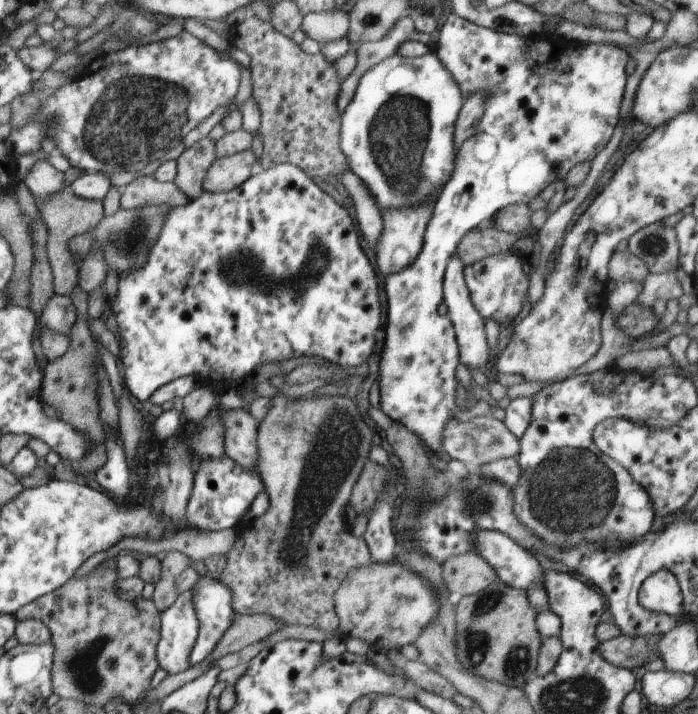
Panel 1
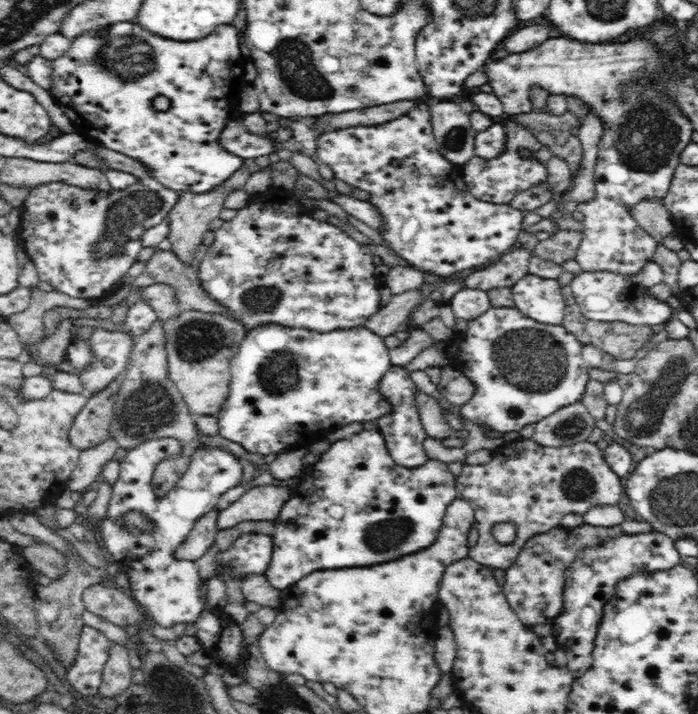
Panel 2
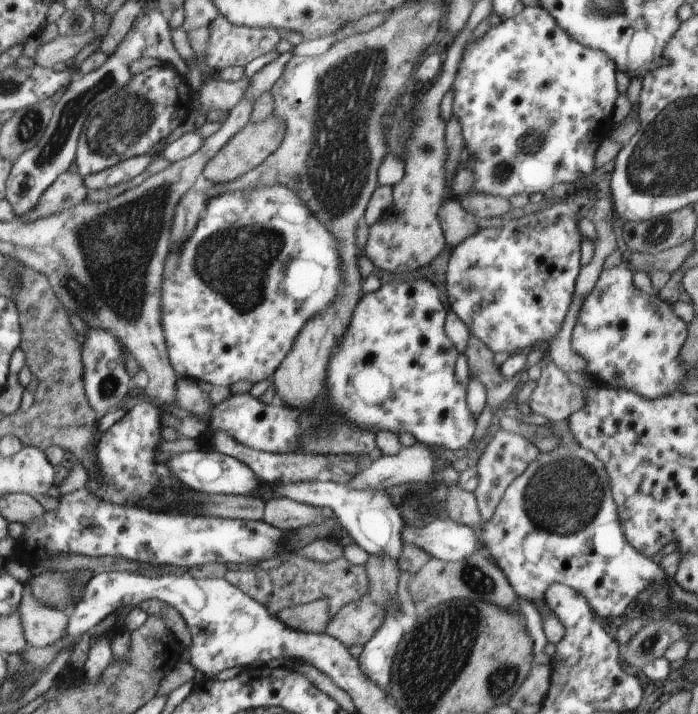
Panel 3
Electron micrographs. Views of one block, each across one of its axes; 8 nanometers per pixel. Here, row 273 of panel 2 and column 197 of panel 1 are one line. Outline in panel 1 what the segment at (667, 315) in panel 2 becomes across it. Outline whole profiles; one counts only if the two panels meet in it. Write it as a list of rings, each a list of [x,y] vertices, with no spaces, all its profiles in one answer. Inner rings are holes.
[[[208,574],[199,579],[190,589],[194,596],[194,610],[200,622],[200,632],[190,653],[192,665],[202,664],[216,644],[222,640],[226,630],[232,626],[236,612],[232,606],[232,588],[222,580]]]

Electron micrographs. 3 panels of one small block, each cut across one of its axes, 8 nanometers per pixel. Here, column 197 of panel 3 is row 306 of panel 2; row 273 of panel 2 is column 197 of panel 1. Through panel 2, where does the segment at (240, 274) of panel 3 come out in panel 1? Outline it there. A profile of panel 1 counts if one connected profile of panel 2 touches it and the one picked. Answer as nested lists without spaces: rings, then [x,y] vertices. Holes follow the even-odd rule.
[[[290,163],[273,166],[257,175],[252,174],[244,184],[230,192],[216,194],[203,192],[185,205],[174,207],[164,220],[156,244],[148,252],[148,262],[142,268],[134,268],[130,274],[120,276],[118,279],[118,293],[112,308],[118,323],[118,334],[122,338],[118,361],[125,388],[140,402],[149,400],[160,386],[182,376],[200,376],[209,386],[215,386],[221,391],[237,392],[244,386],[244,382],[252,378],[254,370],[264,362],[281,362],[302,356],[317,356],[344,368],[355,366],[364,370],[362,364],[367,362],[374,352],[376,336],[382,326],[382,302],[380,302],[378,278],[360,246],[358,230],[354,228],[350,214],[331,195],[322,191],[298,166]]]

